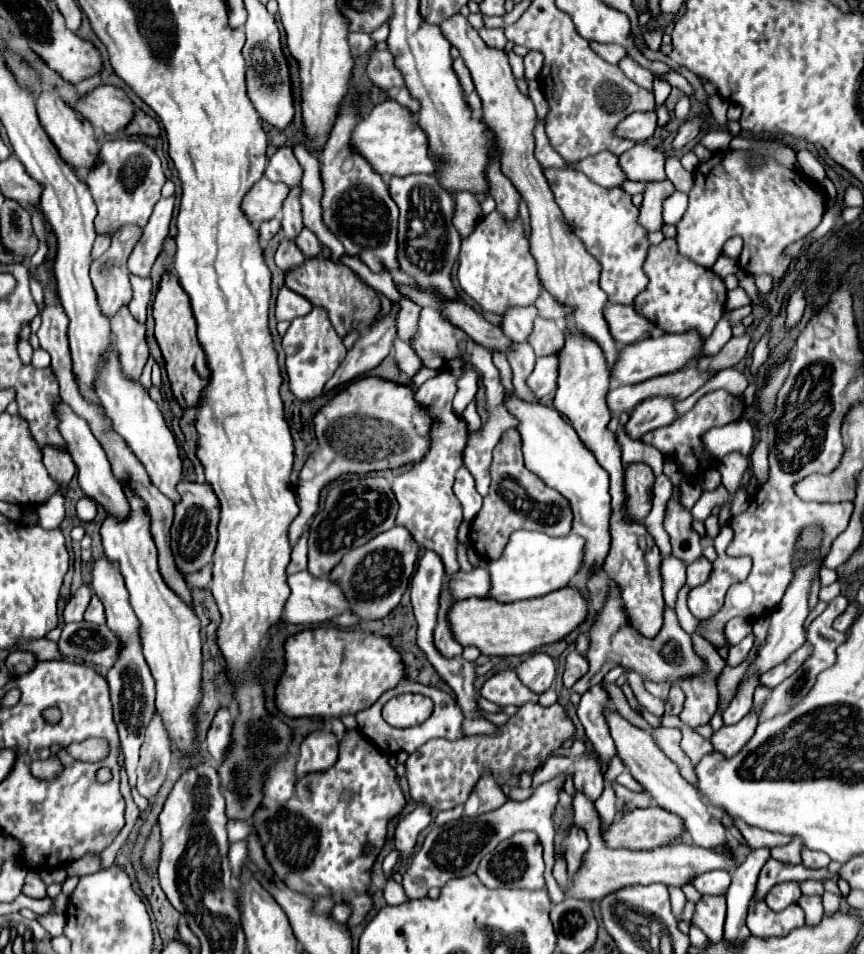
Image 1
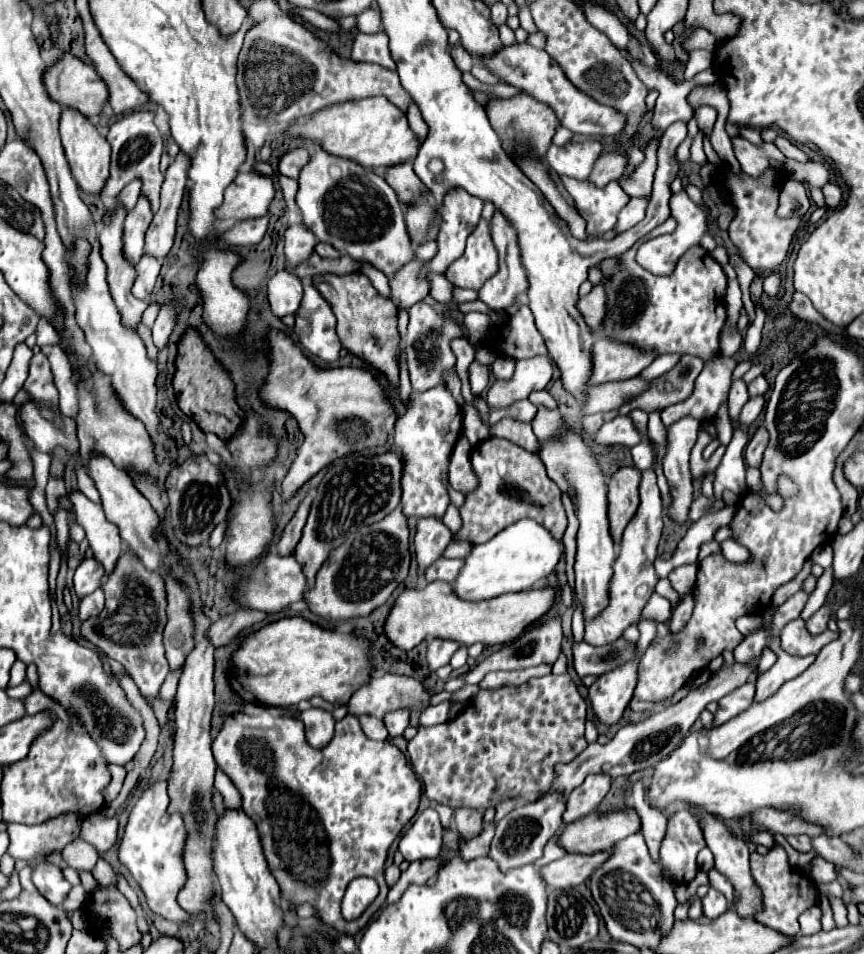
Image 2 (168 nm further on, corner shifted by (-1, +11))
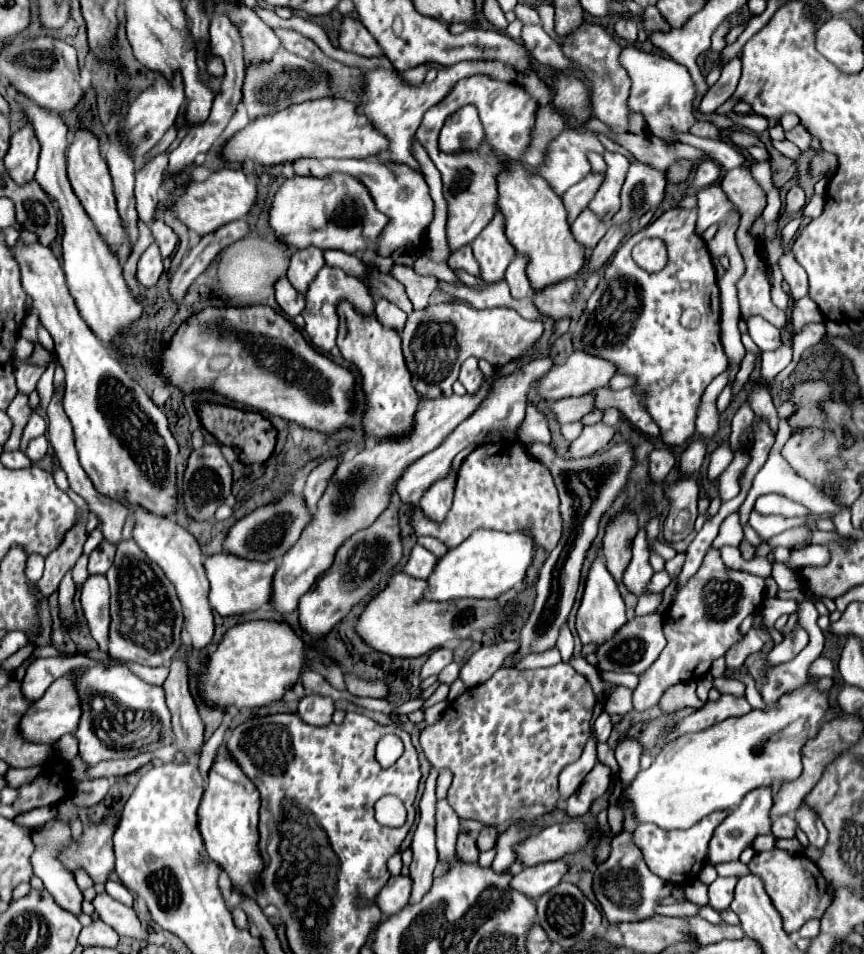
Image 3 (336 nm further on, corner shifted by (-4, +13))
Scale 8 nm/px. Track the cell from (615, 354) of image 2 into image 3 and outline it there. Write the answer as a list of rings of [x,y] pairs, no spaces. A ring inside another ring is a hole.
[[[572,352],[562,366],[558,364],[548,370],[534,382],[534,386],[542,400],[554,402],[588,394],[592,388],[602,388],[614,374],[616,370],[610,362],[592,358],[584,352]]]

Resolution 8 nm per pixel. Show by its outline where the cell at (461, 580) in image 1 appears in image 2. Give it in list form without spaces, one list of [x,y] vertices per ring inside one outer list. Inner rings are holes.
[[[441,558],[437,562],[433,562],[433,568],[427,568],[425,572],[425,578],[427,582],[435,582],[435,580],[443,580],[443,582],[453,582],[461,568],[463,568],[465,560],[463,558],[457,558],[457,560],[447,560],[447,558]]]

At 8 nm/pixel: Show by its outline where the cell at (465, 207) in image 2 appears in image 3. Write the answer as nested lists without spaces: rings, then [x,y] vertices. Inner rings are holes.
[[[484,74],[462,78],[442,102],[426,110],[422,124],[416,132],[416,140],[426,148],[428,156],[442,174],[444,198],[448,202],[446,236],[452,252],[464,244],[470,244],[496,216],[498,174],[504,172],[510,162],[522,162],[524,154],[528,152],[528,146],[532,144],[536,110],[536,100],[522,86],[512,82],[500,82]],[[466,104],[474,104],[478,108],[478,118],[484,126],[484,142],[478,150],[458,150],[452,154],[442,152],[438,148],[438,134],[444,126],[444,120]]]

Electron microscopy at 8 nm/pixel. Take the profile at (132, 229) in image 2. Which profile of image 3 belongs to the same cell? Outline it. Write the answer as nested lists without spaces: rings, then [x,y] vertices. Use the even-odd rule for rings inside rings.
[[[162,152],[150,158],[142,166],[142,170],[136,172],[134,196],[136,196],[136,210],[142,222],[150,222],[154,218],[156,204],[158,204],[158,188],[162,184],[166,166],[168,166],[168,154]]]

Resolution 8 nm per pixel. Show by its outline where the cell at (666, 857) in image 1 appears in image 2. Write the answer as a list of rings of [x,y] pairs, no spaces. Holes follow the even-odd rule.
[[[569,852],[563,858],[543,866],[541,874],[545,874],[549,888],[575,888],[581,886],[585,880],[591,878],[591,874],[607,862],[611,852],[595,852],[595,854],[579,854]]]

